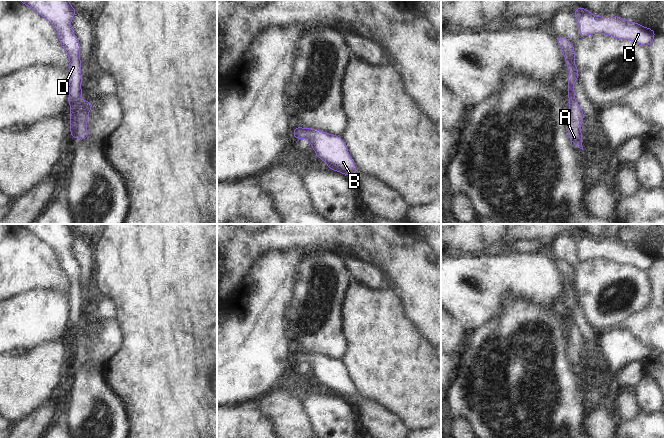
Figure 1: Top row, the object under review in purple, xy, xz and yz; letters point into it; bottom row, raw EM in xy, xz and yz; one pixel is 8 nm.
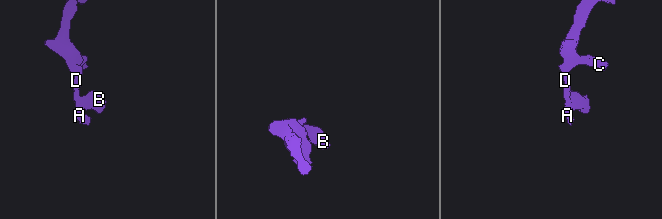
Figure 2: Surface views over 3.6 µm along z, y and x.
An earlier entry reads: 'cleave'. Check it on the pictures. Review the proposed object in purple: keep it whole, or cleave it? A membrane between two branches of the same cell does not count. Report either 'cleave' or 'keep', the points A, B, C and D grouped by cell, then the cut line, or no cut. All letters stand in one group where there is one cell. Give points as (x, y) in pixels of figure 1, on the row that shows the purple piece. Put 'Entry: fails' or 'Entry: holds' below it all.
keep; A B C D; no cut
Entry: fails

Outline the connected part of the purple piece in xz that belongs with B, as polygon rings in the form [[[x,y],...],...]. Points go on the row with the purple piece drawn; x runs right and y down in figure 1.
[[[301,126],[295,127],[292,134],[296,140],[307,139],[318,159],[324,161],[330,170],[350,177],[357,173],[356,165],[341,136]]]

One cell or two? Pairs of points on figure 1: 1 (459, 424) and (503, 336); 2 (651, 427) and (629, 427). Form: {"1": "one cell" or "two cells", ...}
{"1": "two cells", "2": "one cell"}

